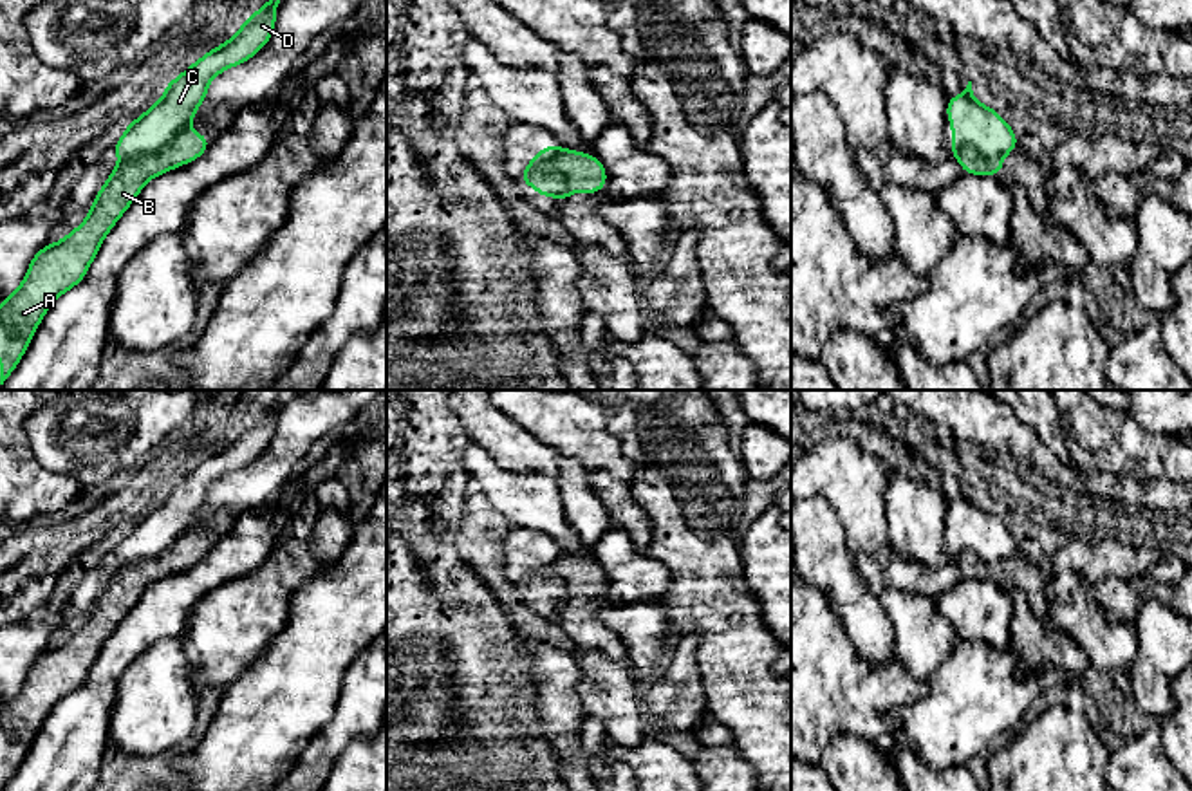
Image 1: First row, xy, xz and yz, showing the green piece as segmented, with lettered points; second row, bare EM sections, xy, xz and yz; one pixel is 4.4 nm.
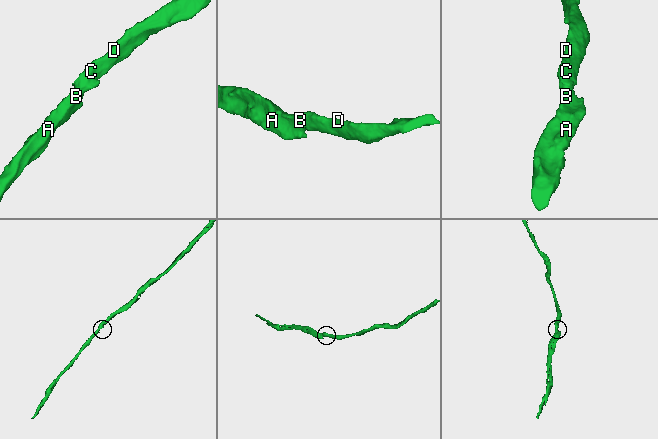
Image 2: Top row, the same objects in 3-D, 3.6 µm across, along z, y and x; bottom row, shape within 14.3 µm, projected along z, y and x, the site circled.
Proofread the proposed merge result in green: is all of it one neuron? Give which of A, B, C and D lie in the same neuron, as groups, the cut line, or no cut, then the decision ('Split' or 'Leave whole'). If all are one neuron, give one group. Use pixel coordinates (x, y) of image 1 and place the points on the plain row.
Groups: A B / C D. Split along xy (185, 533), (158, 555), (136, 558), (121, 566). Split

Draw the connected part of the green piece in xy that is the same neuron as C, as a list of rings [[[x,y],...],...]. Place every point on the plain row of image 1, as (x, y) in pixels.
[[[276,396],[255,419],[242,424],[235,441],[168,486],[163,502],[146,513],[139,524],[132,524],[121,544],[112,551],[119,565],[155,558],[188,533],[211,484],[222,475],[247,466],[269,446],[282,397]]]

